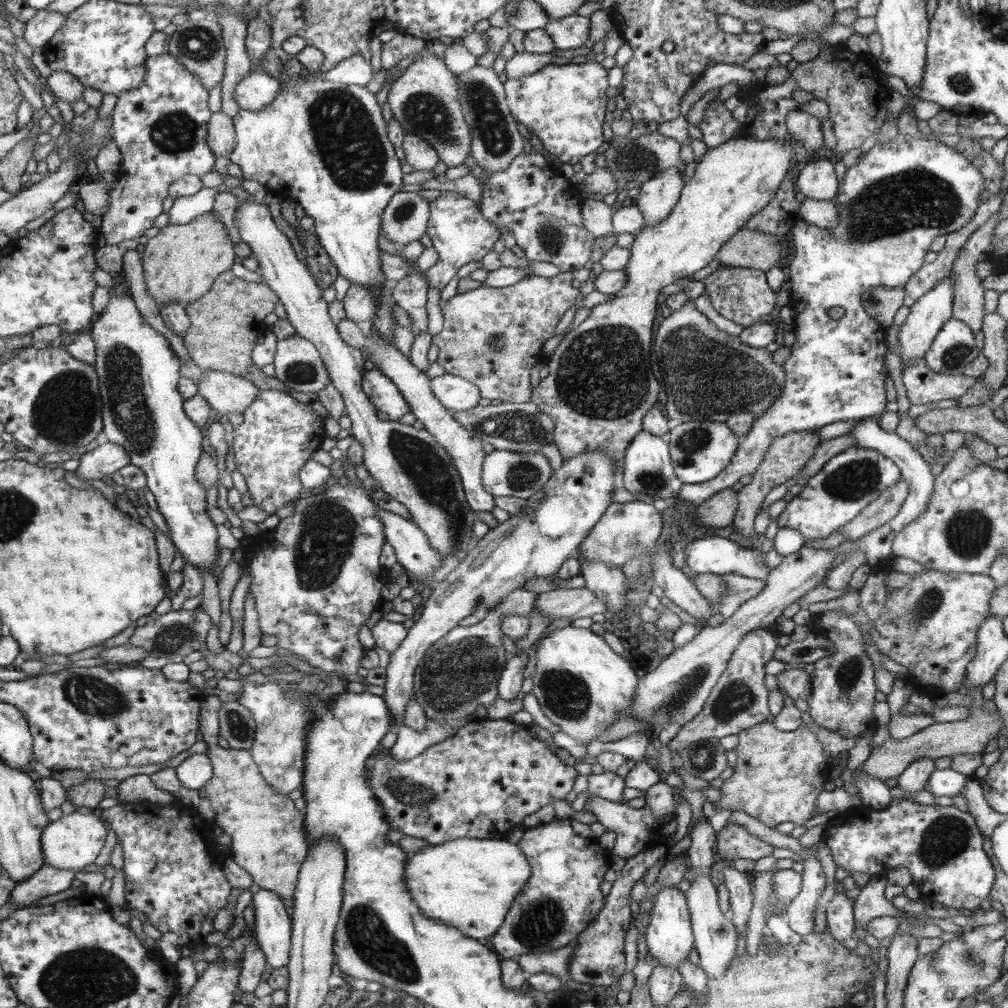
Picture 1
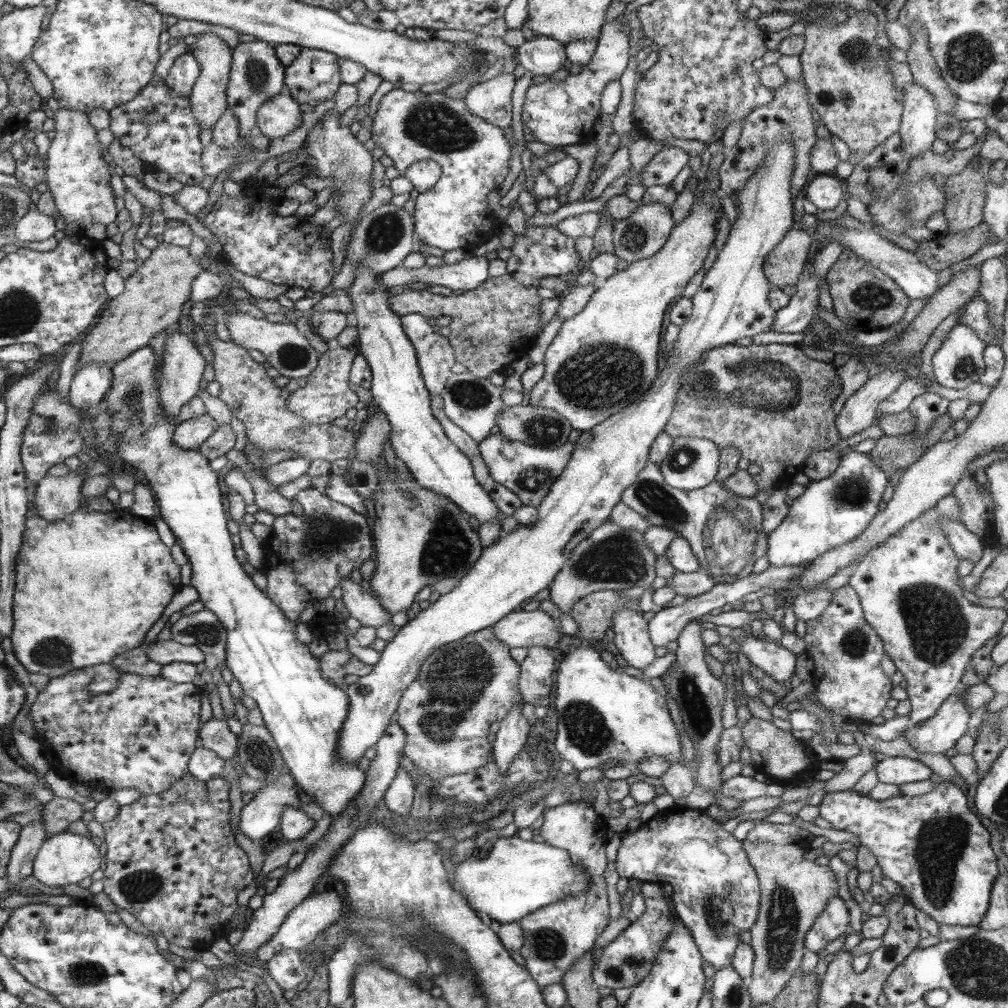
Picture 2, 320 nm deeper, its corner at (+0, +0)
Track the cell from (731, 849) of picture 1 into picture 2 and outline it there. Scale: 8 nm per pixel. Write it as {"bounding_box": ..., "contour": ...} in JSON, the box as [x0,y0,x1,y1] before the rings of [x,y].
{"bounding_box":[743,820,839,1005],"contour":[[[761,820],[755,821],[757,825],[748,832],[748,836],[743,840],[744,849],[761,884],[760,914],[758,914],[754,927],[750,929],[752,934],[750,946],[754,950],[755,960],[746,987],[753,1005],[762,1005],[774,1001],[798,972],[800,962],[802,962],[804,936],[813,928],[814,922],[825,913],[830,900],[839,897],[839,890],[835,875],[829,866],[818,865],[815,861],[804,857],[805,851],[810,846],[810,841],[800,834],[800,827],[792,823],[779,824]]]}

